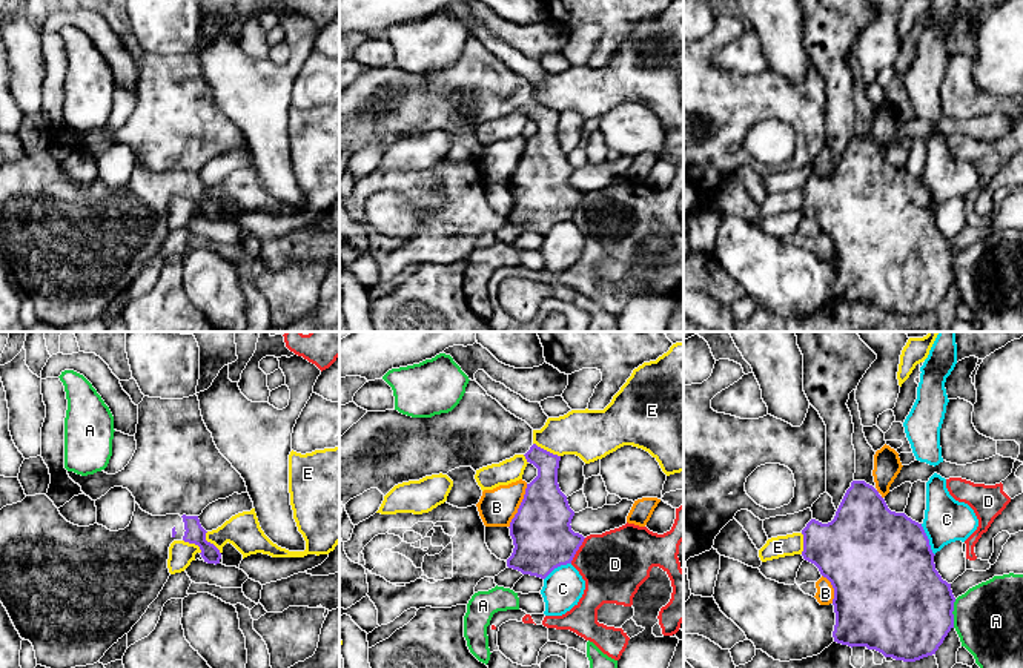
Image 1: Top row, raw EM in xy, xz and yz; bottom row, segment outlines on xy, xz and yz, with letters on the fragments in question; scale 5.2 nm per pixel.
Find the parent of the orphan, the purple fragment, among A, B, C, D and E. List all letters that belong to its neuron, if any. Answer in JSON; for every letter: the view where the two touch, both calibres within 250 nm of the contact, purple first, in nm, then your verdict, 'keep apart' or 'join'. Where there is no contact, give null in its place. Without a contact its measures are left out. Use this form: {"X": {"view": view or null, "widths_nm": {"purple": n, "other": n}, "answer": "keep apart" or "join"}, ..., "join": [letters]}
{"A": {"view": "yz", "widths_nm": {"purple": 500, "other": 360}, "answer": "keep apart"}, "B": {"view": "xz", "widths_nm": {"purple": 320, "other": 200}, "answer": "keep apart"}, "C": {"view": "yz", "widths_nm": {"purple": 500, "other": 220}, "answer": "keep apart"}, "D": {"view": "xz", "widths_nm": {"purple": 320, "other": 360}, "answer": "keep apart"}, "E": {"view": "xz", "widths_nm": {"purple": 200, "other": 260}, "answer": "keep apart"}, "join": []}

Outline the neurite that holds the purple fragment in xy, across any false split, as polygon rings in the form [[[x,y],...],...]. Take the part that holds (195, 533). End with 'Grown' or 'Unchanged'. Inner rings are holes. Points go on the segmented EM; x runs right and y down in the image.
[[[46,494],[26,496],[22,502],[0,510],[0,602],[20,637],[32,643],[37,665],[46,668],[94,665],[132,630],[158,597],[170,576],[167,559],[174,541],[195,544],[204,562],[220,564],[221,553],[206,541],[206,533],[198,516],[152,516],[137,502],[132,521],[124,530],[111,531],[98,524],[78,527],[68,522]]]. Grown

